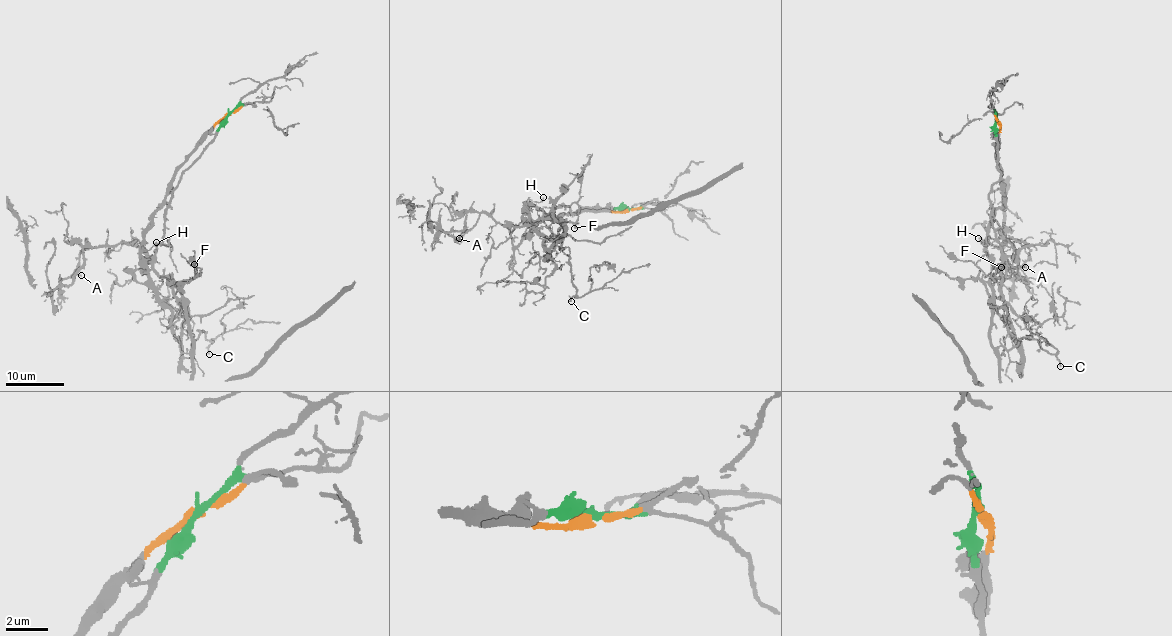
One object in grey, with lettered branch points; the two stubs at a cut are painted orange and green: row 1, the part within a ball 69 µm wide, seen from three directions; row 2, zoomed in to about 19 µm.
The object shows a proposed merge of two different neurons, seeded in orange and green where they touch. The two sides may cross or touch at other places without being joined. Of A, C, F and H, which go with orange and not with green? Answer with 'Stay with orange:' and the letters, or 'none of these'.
Stay with orange: H

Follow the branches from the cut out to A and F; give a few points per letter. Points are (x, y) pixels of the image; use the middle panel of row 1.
A: (626, 208), (554, 206), (515, 246), (507, 228), (482, 213), (459, 239)
F: (626, 208), (573, 214), (564, 204), (554, 206), (534, 222), (541, 218), (550, 218), (575, 223), (574, 228)

